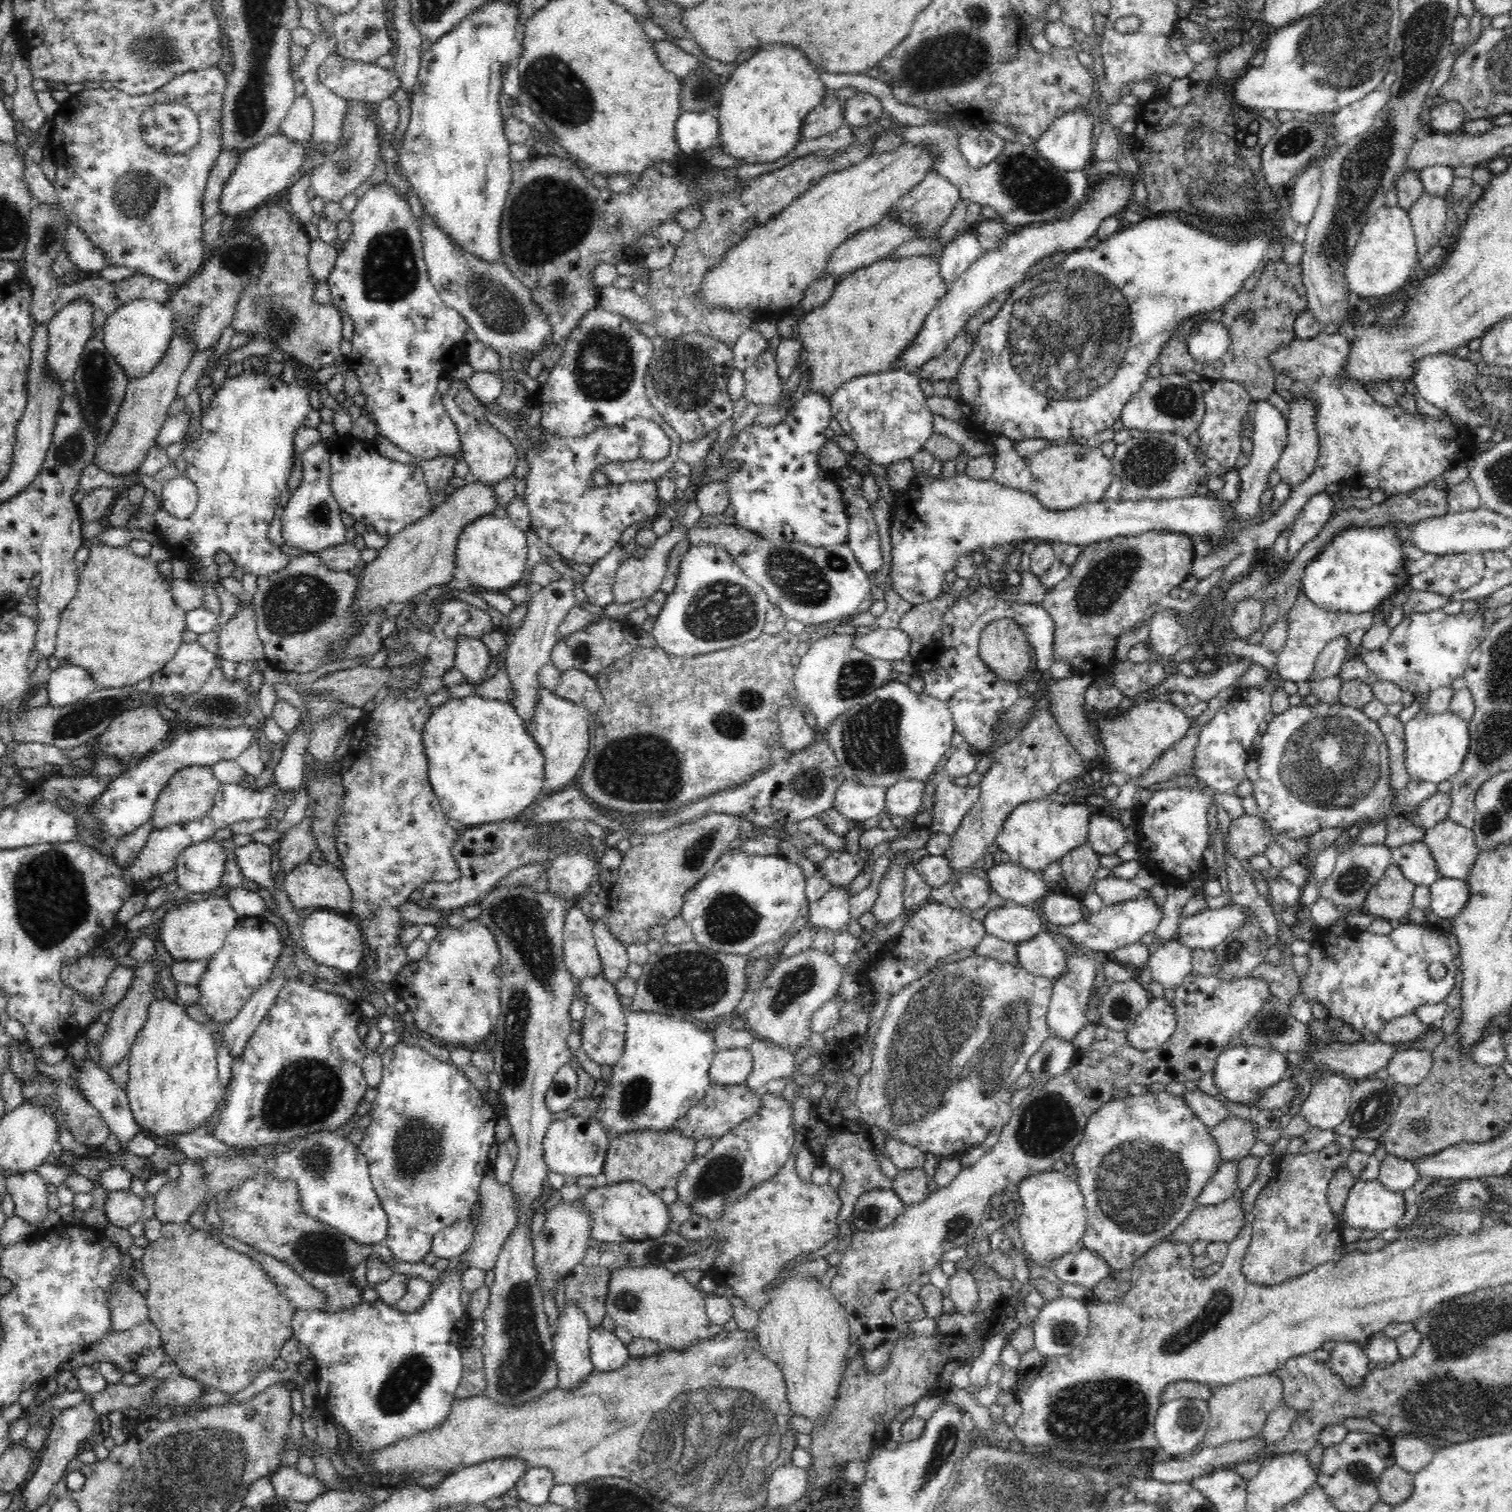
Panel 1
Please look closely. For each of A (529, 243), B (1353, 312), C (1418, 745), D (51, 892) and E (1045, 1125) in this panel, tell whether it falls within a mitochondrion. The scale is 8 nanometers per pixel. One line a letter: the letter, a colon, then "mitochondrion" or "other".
A: mitochondrion
B: other
C: other
D: mitochondrion
E: mitochondrion

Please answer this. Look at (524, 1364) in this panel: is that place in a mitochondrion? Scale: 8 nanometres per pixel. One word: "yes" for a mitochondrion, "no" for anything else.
yes

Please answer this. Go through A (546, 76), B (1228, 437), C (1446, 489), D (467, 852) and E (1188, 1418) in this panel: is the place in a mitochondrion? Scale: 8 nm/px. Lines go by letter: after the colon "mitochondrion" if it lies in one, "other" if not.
A: mitochondrion
B: other
C: other
D: other
E: mitochondrion

